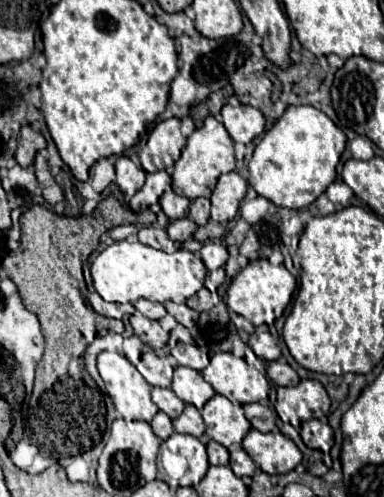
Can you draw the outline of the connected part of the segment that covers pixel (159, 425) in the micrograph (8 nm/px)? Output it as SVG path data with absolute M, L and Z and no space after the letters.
M158 411L156 413L156 417L152 419L152 429L154 429L154 433L160 437L160 439L168 439L172 433L174 433L174 425L172 425L172 419L166 415L166 413L162 413L162 411Z

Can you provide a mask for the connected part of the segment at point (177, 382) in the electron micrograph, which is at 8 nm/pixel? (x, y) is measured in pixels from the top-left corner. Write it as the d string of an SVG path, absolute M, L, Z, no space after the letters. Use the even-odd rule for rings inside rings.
M176 367L172 379L172 391L184 401L192 403L196 409L202 409L204 403L216 393L210 383L204 381L202 373L190 367Z

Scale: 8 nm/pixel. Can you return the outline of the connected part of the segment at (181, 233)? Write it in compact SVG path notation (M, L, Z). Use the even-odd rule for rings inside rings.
M184 217L184 219L170 221L170 225L168 225L166 231L168 231L168 235L170 235L172 241L176 241L176 243L184 243L184 241L192 239L196 227L198 227L196 223L192 223L188 217Z

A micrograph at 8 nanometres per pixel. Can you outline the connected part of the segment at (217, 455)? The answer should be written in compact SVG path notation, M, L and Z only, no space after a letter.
M208 441L206 445L208 449L208 459L210 459L210 465L228 465L228 449L216 441Z

